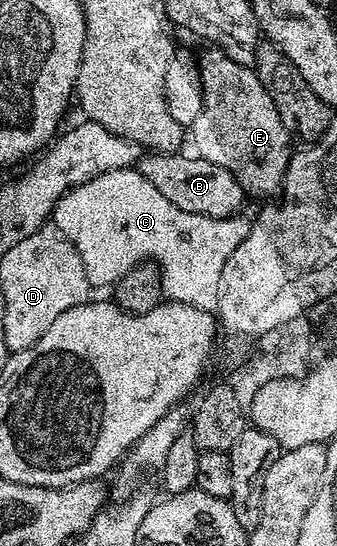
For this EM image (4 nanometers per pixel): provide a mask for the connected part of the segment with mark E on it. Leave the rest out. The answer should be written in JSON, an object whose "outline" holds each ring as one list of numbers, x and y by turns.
{"outline":[[216,47,206,48,206,53,203,52,199,57,201,67,201,94,203,95,203,111,199,111,199,119,195,119,195,123,191,126,191,141,193,137,193,145,196,156,209,160,213,164,217,164,221,168,225,168,238,180,242,185,246,194,254,193,257,197,269,197,273,192,282,188,285,172,289,166,291,156,291,148,289,149,289,141,291,142,291,134,287,131,287,127,283,127,283,119,279,119,279,111,275,111,275,103,271,103,271,95,267,95,267,91,263,87,263,83,259,83,256,73,247,65,235,63,234,59,229,59,221,49]]}

